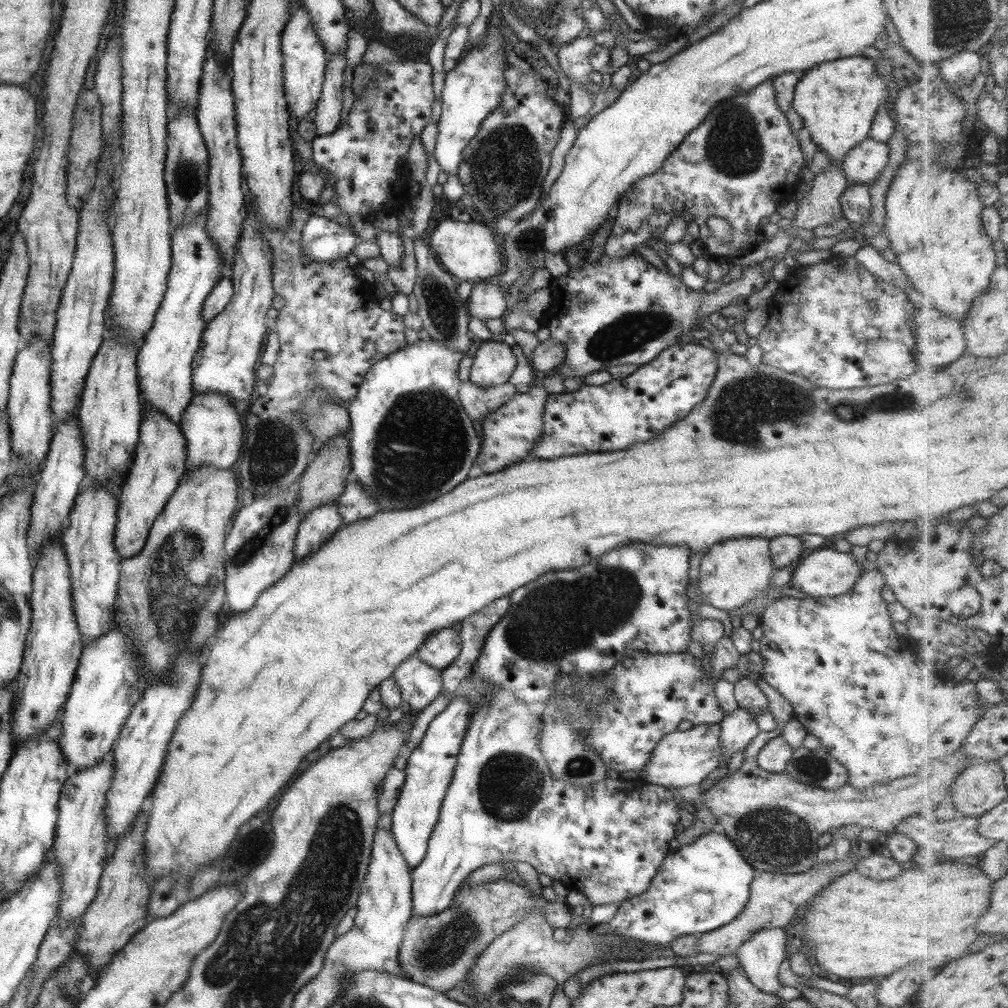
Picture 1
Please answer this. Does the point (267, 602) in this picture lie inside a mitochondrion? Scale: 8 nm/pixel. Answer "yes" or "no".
no

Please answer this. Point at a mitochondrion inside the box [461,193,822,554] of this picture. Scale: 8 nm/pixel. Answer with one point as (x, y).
(630, 333)

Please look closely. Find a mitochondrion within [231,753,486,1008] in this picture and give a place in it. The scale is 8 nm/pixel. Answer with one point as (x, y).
(444, 948)

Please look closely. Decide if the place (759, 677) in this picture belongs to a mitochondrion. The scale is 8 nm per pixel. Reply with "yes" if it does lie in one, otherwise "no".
no

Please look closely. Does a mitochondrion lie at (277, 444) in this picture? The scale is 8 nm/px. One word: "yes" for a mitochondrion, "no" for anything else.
yes

